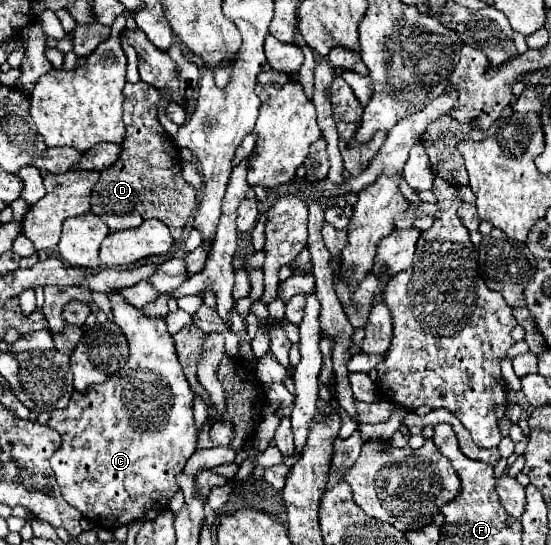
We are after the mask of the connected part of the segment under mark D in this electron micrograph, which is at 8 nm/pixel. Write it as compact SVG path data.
M136 82L126 84L122 94L126 124L122 152L110 168L100 172L100 180L92 190L90 212L102 218L110 232L138 228L144 220L158 218L170 228L172 238L178 240L196 210L196 190L182 178L180 152L173 141L167 141L166 132L158 122L156 104L160 102L160 92L146 82Z

